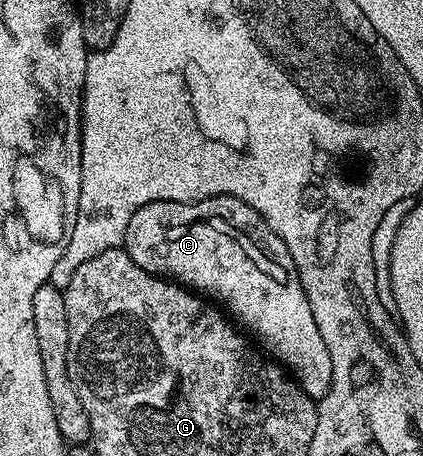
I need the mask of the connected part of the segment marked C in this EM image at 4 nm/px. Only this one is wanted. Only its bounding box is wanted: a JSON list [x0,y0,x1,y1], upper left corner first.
[123,194,334,400]

